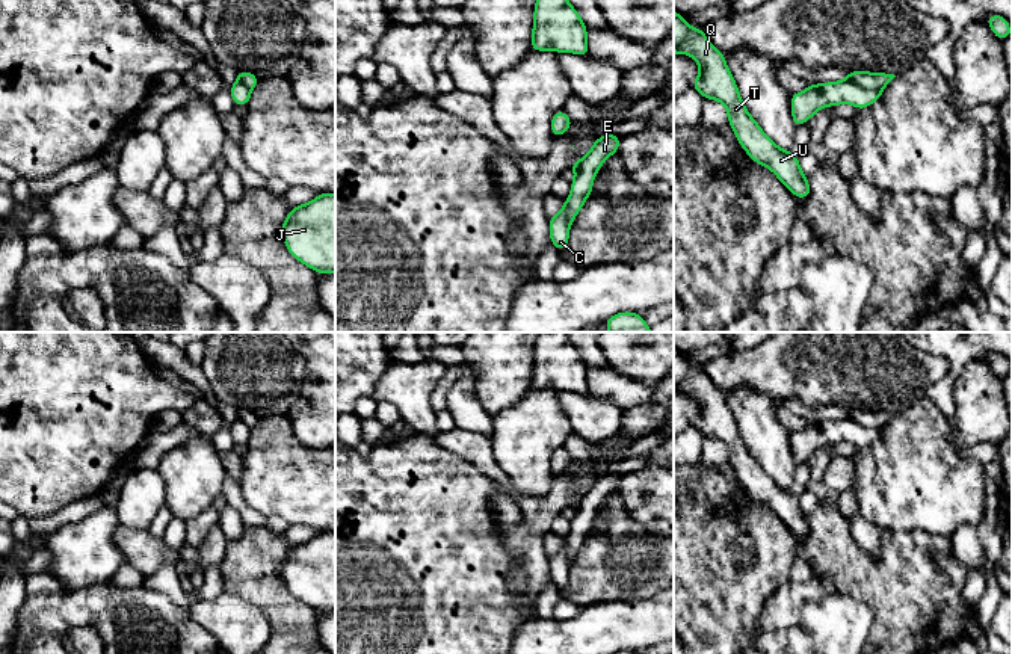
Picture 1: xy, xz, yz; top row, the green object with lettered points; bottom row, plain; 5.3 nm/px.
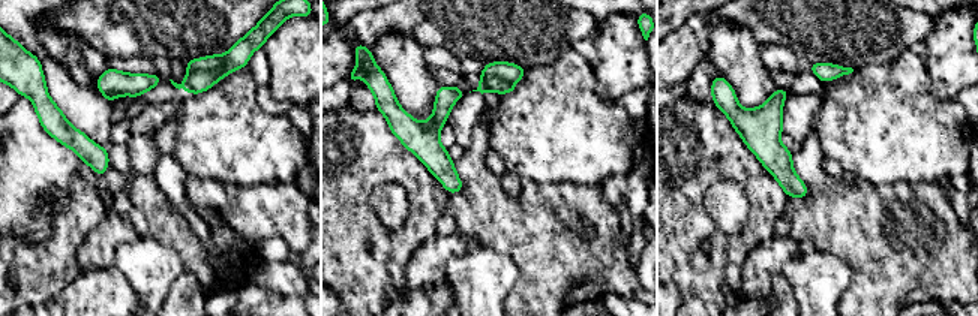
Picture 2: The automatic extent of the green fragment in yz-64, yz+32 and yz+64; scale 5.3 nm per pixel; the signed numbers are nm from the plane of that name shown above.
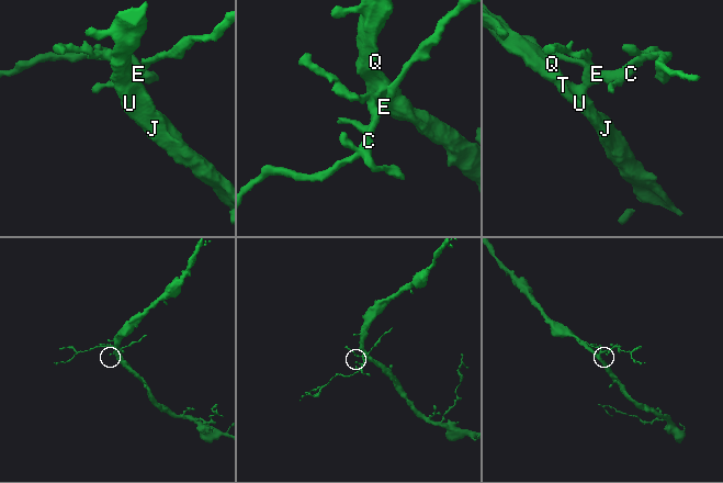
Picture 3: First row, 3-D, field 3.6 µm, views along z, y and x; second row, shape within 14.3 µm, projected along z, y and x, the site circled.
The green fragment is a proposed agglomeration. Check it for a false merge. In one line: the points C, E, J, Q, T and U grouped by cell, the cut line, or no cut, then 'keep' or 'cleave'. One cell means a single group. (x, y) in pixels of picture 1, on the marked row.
C J Q T U / E; cut in yz along (845, 79), (864, 88), (881, 91); cleave

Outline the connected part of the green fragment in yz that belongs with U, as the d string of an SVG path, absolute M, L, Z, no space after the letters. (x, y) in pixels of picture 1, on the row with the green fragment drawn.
M675 9L674 53L689 54L699 65L699 76L692 88L705 100L717 100L727 107L728 124L748 156L770 169L796 198L810 198L808 178L799 166L799 159L781 150L749 115L725 63L725 54L711 45L702 29L693 29Z

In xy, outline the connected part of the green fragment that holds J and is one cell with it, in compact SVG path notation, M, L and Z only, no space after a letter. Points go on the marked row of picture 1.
M323 192L313 201L293 207L281 227L288 252L317 273L335 273L335 195Z

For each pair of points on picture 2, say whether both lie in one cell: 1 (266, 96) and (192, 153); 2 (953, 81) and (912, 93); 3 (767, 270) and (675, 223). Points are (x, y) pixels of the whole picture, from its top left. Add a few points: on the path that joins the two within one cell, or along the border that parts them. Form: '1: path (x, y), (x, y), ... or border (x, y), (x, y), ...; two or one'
1: border (255, 86), (255, 101), (267, 113), (285, 114); two
2: border (924, 60), (930, 93), (938, 99), (954, 99); two
3: border (773, 237), (764, 238), (740, 265); two

